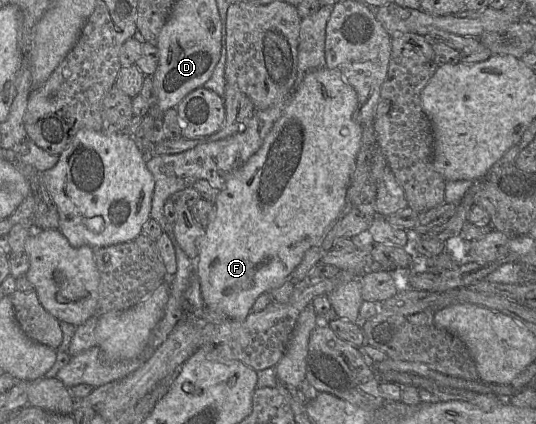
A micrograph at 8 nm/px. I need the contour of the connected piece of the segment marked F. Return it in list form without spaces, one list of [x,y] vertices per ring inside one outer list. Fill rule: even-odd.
[[[323,67],[309,72],[292,101],[265,138],[260,149],[231,176],[224,188],[219,191],[214,203],[214,219],[206,227],[205,234],[196,241],[198,251],[197,275],[202,298],[207,308],[214,312],[221,312],[231,320],[244,320],[251,313],[252,307],[260,295],[269,293],[292,278],[295,269],[301,263],[306,251],[317,244],[319,239],[344,211],[346,194],[355,170],[357,154],[362,146],[363,129],[356,120],[357,107],[357,94],[345,81],[339,70]]]

